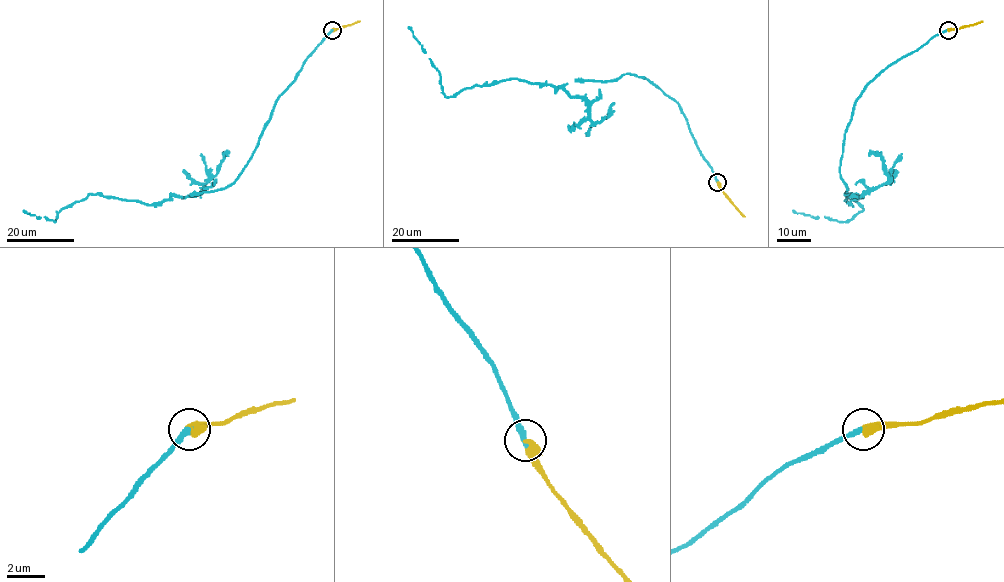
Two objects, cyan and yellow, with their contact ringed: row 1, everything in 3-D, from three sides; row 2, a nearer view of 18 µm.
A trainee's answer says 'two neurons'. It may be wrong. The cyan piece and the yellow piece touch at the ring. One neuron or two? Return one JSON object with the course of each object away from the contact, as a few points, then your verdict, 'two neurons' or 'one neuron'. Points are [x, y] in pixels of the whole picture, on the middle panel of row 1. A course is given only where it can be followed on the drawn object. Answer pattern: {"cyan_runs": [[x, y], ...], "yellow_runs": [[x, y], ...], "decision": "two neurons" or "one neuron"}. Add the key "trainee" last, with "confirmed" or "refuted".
{"cyan_runs": [[718, 182], [680, 106], [648, 79], [623, 74], [555, 92], [507, 79], [446, 97], [409, 26]], "yellow_runs": [[718, 182], [725, 196], [745, 216]], "decision": "one neuron", "trainee": "refuted"}

